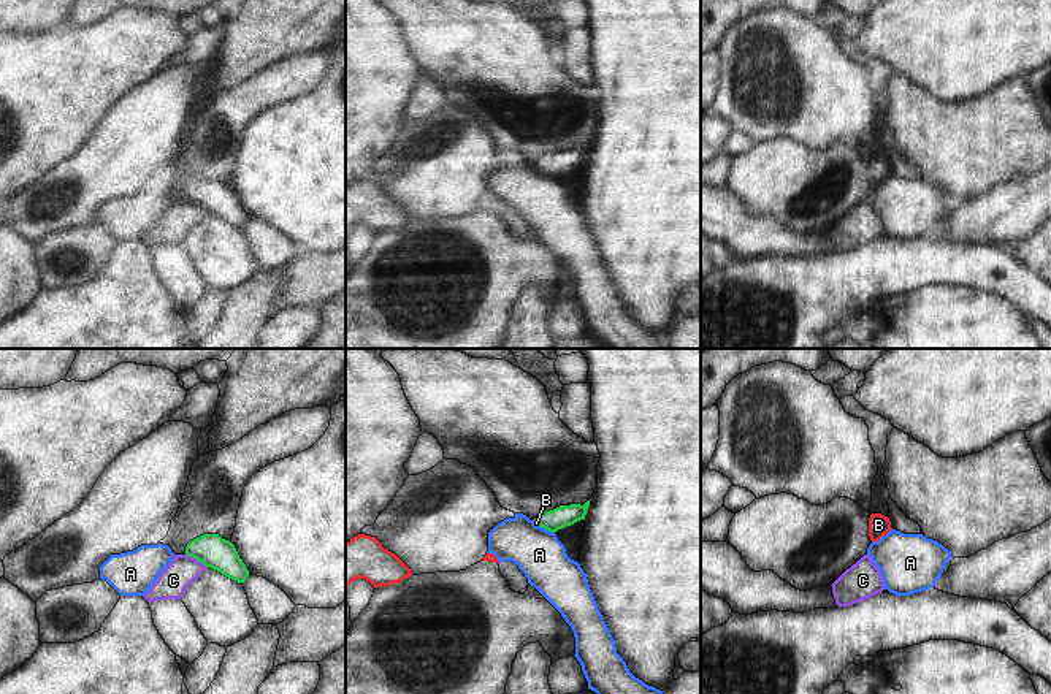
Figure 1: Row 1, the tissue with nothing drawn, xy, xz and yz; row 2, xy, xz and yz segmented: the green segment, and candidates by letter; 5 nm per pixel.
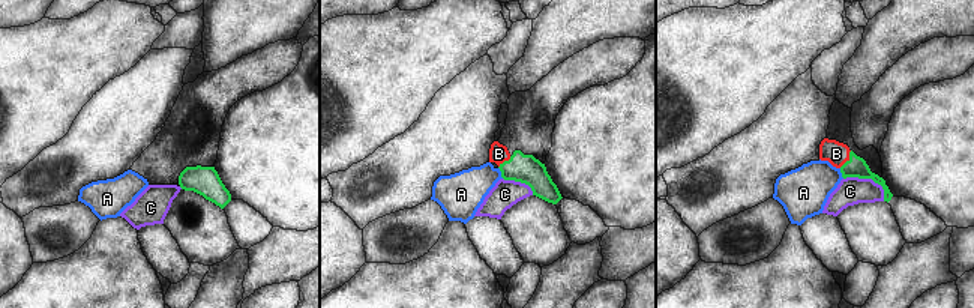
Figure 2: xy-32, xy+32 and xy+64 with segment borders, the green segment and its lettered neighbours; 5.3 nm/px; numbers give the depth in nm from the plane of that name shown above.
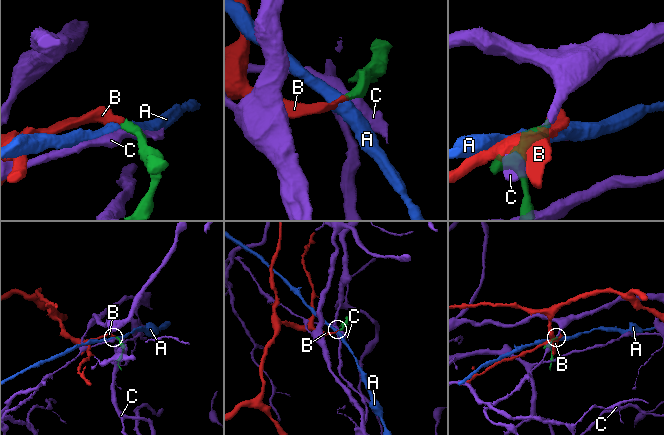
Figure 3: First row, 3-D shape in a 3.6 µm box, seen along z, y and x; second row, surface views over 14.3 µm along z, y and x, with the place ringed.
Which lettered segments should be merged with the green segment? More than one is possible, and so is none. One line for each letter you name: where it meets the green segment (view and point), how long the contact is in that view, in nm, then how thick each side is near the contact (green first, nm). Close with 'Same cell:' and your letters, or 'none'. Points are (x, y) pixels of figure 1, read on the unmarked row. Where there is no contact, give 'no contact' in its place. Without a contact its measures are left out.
B: contact xz (538, 167); length 50 nm; calibres 110 and 20 nm
Same cell: B

